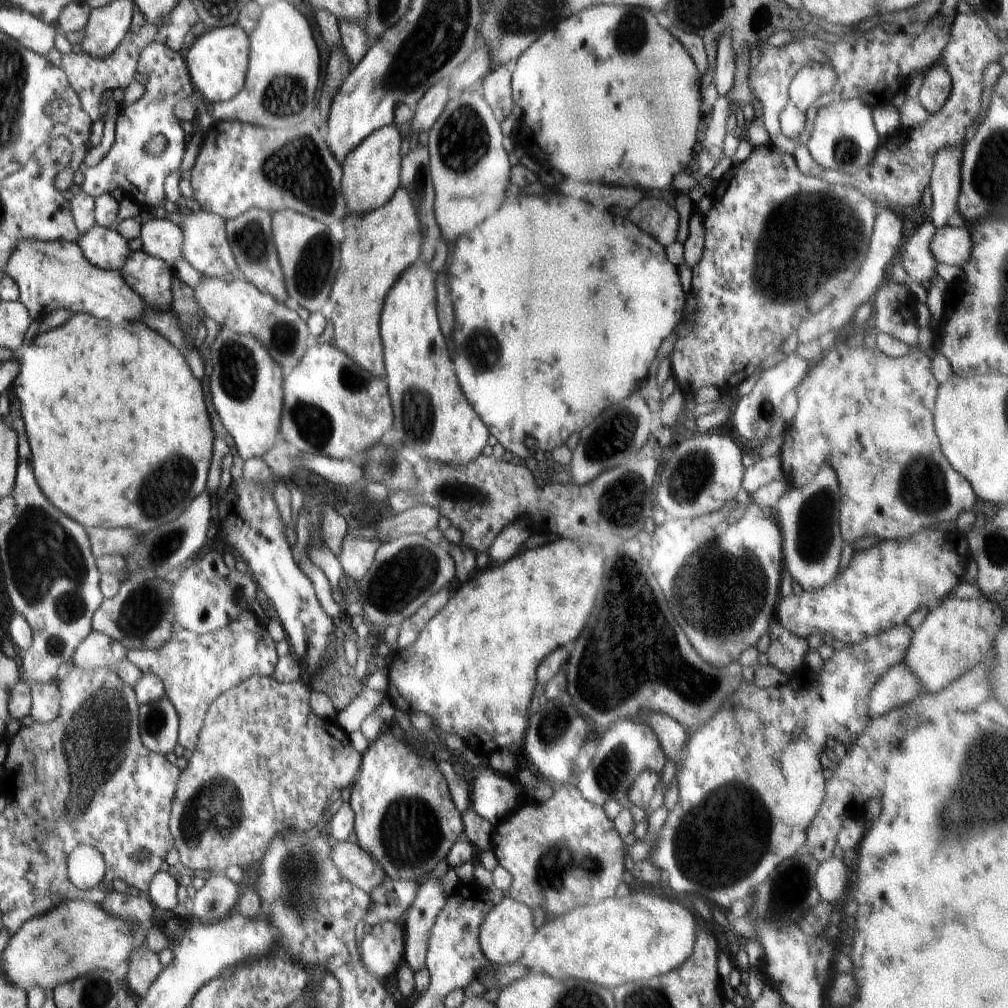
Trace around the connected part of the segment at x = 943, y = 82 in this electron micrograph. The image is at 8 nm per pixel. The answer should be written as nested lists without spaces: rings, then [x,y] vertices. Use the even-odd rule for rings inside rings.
[[[939,62],[930,66],[924,74],[924,82],[922,82],[917,99],[918,104],[921,104],[922,108],[930,115],[938,112],[948,100],[951,82],[948,72],[944,70],[944,66],[940,66]]]

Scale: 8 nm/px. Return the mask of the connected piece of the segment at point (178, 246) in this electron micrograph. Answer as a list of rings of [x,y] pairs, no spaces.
[[[150,219],[141,224],[137,247],[149,256],[171,264],[182,259],[182,228],[167,219]]]

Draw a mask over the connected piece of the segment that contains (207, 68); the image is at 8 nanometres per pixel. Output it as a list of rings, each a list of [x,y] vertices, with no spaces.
[[[240,26],[209,29],[183,53],[189,78],[197,96],[203,100],[223,102],[236,97],[246,83],[249,60],[248,35]]]

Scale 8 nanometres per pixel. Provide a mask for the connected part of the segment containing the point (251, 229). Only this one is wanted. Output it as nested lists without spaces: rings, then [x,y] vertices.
[[[251,207],[239,216],[225,220],[225,232],[238,268],[239,276],[251,283],[260,293],[286,303],[288,292],[276,246],[272,236],[270,212]]]

